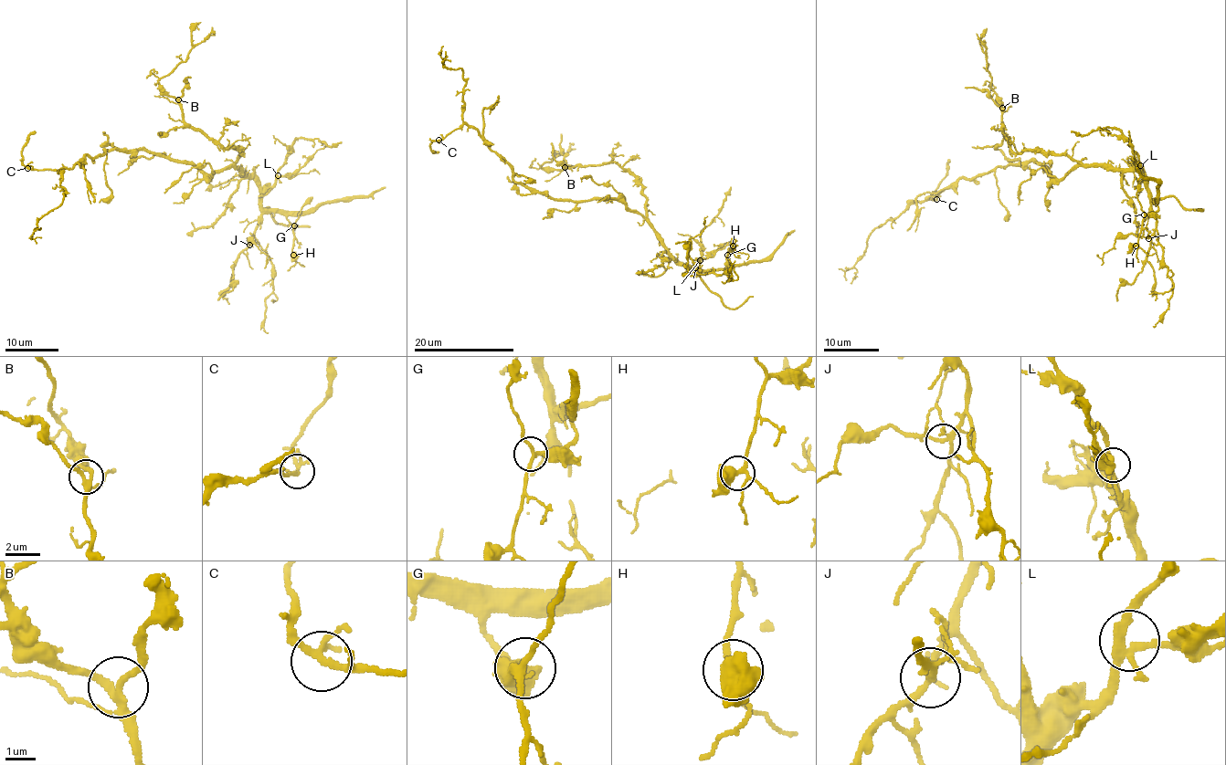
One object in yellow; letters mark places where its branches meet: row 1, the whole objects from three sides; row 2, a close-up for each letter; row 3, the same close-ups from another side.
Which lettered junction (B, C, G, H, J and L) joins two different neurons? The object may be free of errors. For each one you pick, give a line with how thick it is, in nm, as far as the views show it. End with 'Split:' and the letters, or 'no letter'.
Split: no letter

